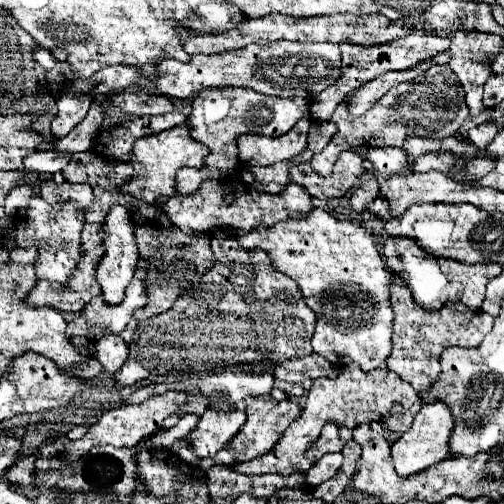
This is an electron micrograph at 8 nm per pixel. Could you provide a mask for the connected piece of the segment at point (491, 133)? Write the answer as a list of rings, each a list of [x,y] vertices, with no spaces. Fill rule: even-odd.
[[[484,122],[484,124],[468,130],[468,140],[474,146],[488,146],[494,136],[496,136],[496,122]]]

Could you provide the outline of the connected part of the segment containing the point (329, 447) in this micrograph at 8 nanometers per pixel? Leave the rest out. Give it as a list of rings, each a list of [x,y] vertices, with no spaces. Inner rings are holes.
[[[326,422],[322,428],[320,438],[314,442],[314,446],[308,450],[308,458],[312,462],[318,462],[324,454],[328,452],[340,452],[342,450],[342,442],[338,438],[338,428],[334,422]]]

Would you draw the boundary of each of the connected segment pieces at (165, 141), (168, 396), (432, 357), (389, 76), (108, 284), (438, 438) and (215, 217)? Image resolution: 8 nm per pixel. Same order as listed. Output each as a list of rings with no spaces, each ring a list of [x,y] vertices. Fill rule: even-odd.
[[[186,124],[174,126],[170,130],[162,130],[158,134],[136,138],[136,142],[132,146],[132,152],[130,152],[130,160],[128,160],[128,164],[134,168],[134,176],[130,180],[126,180],[126,184],[122,184],[118,188],[118,192],[122,196],[128,194],[128,196],[132,196],[136,200],[142,200],[146,204],[154,204],[156,198],[160,198],[160,196],[172,196],[172,192],[174,192],[174,174],[178,172],[178,168],[182,168],[182,166],[202,168],[206,156],[208,156],[206,146],[202,146],[200,142],[190,138],[190,132],[186,130]]]
[[[166,392],[162,396],[154,396],[148,398],[146,402],[134,404],[134,406],[118,406],[114,410],[108,410],[106,414],[102,414],[102,418],[98,418],[90,428],[88,428],[88,440],[96,446],[114,446],[114,448],[134,448],[144,436],[154,434],[156,430],[162,428],[162,420],[174,412],[180,410],[180,404],[186,402],[186,394],[184,392]]]
[[[402,284],[390,286],[390,306],[394,310],[394,324],[392,324],[392,352],[386,358],[386,364],[392,372],[396,372],[402,380],[406,380],[418,394],[426,392],[430,384],[440,374],[440,354],[448,346],[462,346],[474,348],[482,342],[482,338],[492,330],[494,318],[486,312],[474,312],[464,308],[462,304],[444,306],[442,310],[428,314],[422,310],[410,290]]]
[[[442,52],[440,56],[424,61],[413,68],[387,72],[374,78],[374,80],[370,80],[370,82],[366,82],[366,84],[362,84],[362,86],[356,88],[352,94],[348,94],[344,100],[350,104],[350,112],[352,112],[354,116],[360,116],[360,114],[366,112],[374,102],[378,102],[378,100],[382,98],[382,94],[388,92],[392,86],[416,79],[432,65],[447,65],[448,60],[450,60],[450,52]]]
[[[120,204],[110,206],[108,220],[102,224],[102,230],[106,234],[104,256],[100,258],[100,262],[96,266],[96,278],[98,278],[98,284],[102,288],[104,302],[110,304],[110,306],[116,306],[116,304],[120,304],[124,300],[126,286],[130,284],[130,280],[134,276],[134,266],[138,262],[138,250],[136,250],[136,238],[134,238],[134,222],[130,218],[130,212]]]
[[[434,402],[434,404],[422,404],[422,410],[416,414],[410,430],[406,430],[398,440],[392,442],[392,460],[396,466],[396,472],[406,478],[410,474],[422,472],[428,466],[448,458],[448,438],[450,438],[450,430],[452,430],[454,418],[450,414],[450,410],[446,408],[444,402]]]
[[[205,180],[196,194],[186,196],[186,198],[168,198],[162,208],[168,214],[170,222],[186,234],[190,234],[194,230],[212,232],[216,228],[238,230],[238,234],[242,234],[242,232],[252,230],[258,224],[272,226],[286,218],[302,218],[302,214],[308,214],[314,208],[312,196],[306,192],[306,188],[302,188],[296,182],[288,182],[280,194],[264,194],[264,192],[254,190],[254,195],[249,194],[249,200],[246,200],[246,191],[237,191],[232,186],[231,182],[225,180]],[[229,193],[234,194],[231,204],[224,202],[225,196]]]

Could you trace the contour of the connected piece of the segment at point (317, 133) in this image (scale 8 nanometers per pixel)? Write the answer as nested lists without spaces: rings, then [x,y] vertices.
[[[312,120],[310,123],[310,128],[308,132],[308,160],[304,160],[304,162],[311,161],[316,152],[322,152],[324,150],[324,146],[330,142],[330,138],[332,138],[332,134],[336,132],[336,126],[332,124],[332,122],[322,122],[322,120]]]

